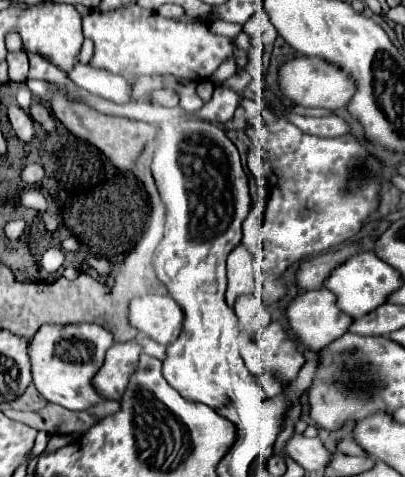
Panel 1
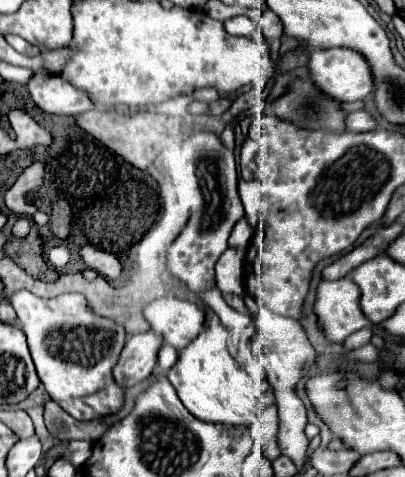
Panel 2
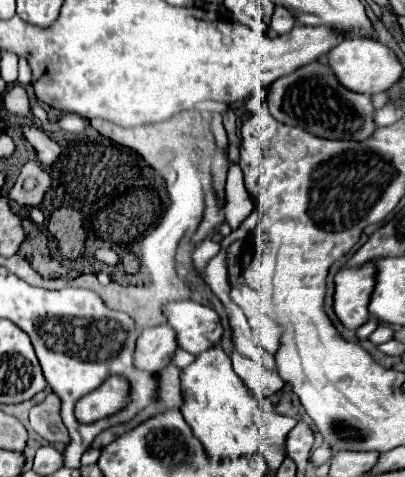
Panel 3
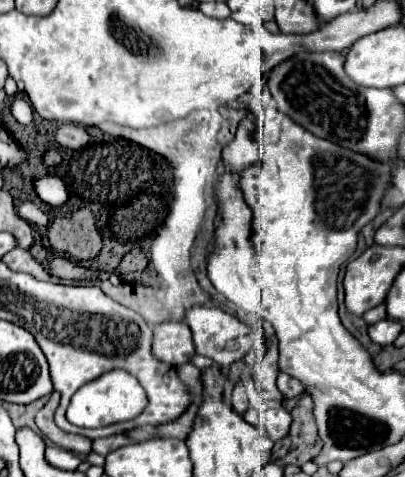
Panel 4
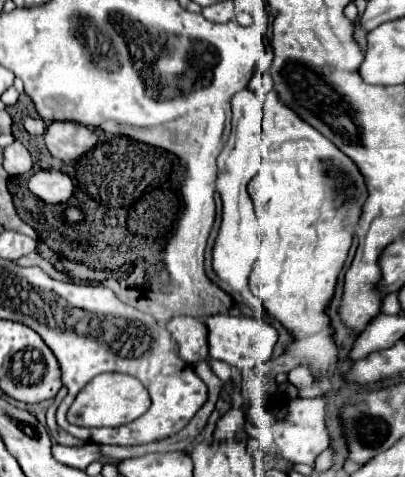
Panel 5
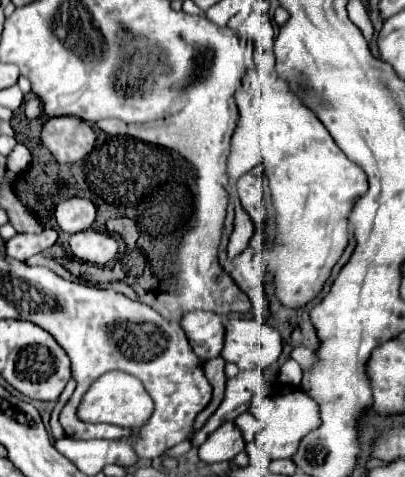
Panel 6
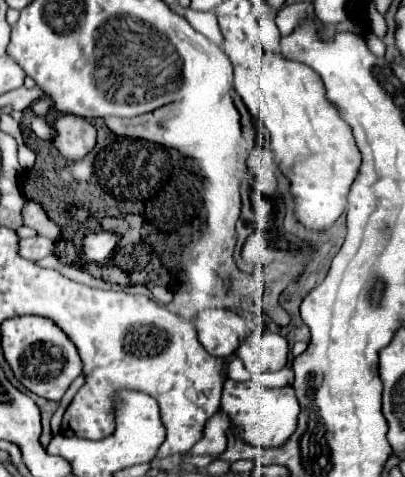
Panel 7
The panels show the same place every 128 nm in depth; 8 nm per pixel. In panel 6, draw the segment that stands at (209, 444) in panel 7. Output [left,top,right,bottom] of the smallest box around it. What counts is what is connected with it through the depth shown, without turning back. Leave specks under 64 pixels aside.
[192,366,278,446]

